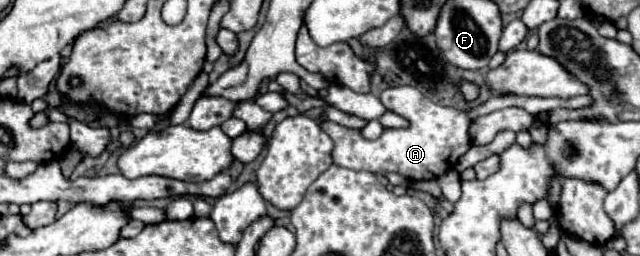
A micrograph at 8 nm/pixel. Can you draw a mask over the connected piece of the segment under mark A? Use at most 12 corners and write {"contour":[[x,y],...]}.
{"contour":[[415,87],[381,93],[409,121],[363,139],[323,121],[333,163],[437,179],[471,147],[467,113]]}

